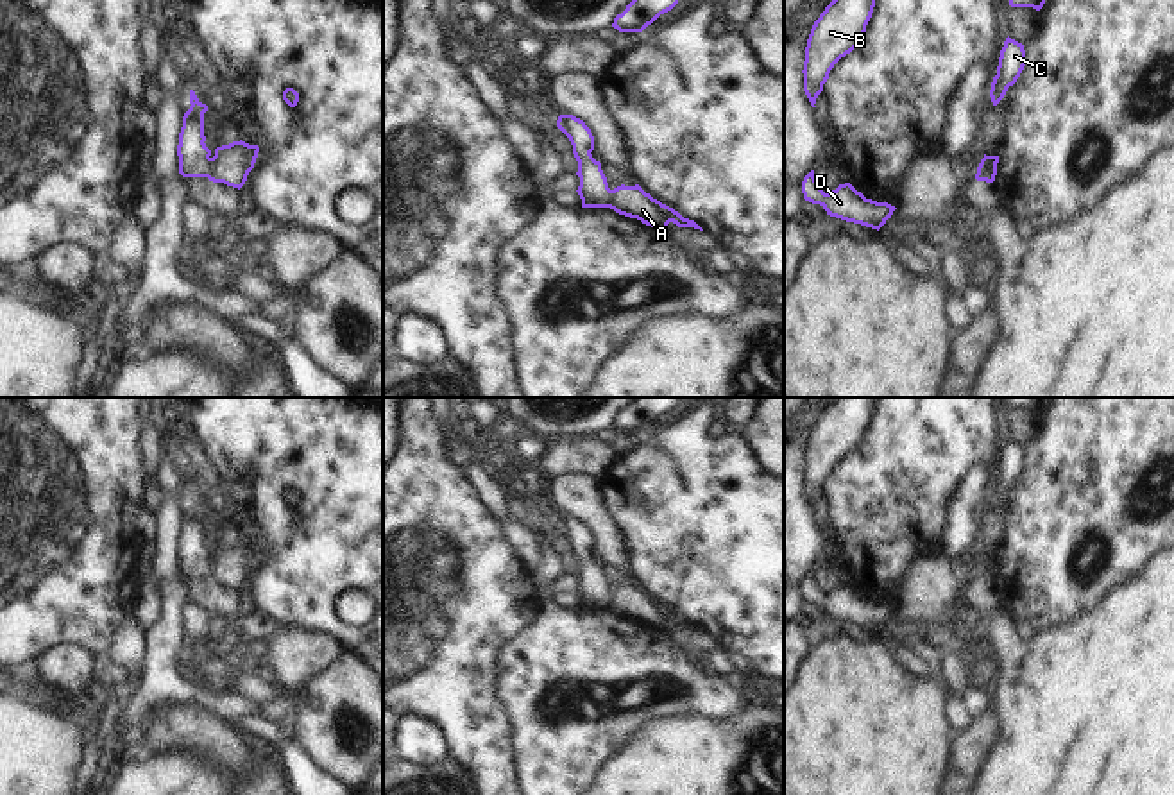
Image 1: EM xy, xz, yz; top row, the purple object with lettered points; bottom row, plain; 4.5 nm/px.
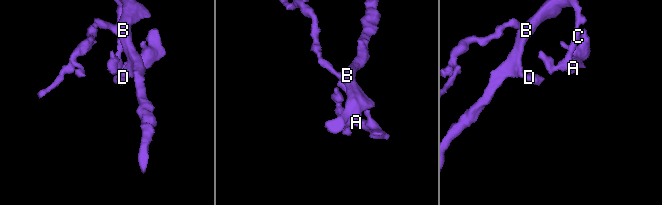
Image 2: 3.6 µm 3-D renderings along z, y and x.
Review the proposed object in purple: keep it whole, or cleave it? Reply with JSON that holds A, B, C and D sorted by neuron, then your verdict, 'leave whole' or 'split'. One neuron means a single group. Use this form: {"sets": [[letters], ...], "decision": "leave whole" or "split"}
{"sets": [["A"], ["B", "C", "D"]], "decision": "split"}

